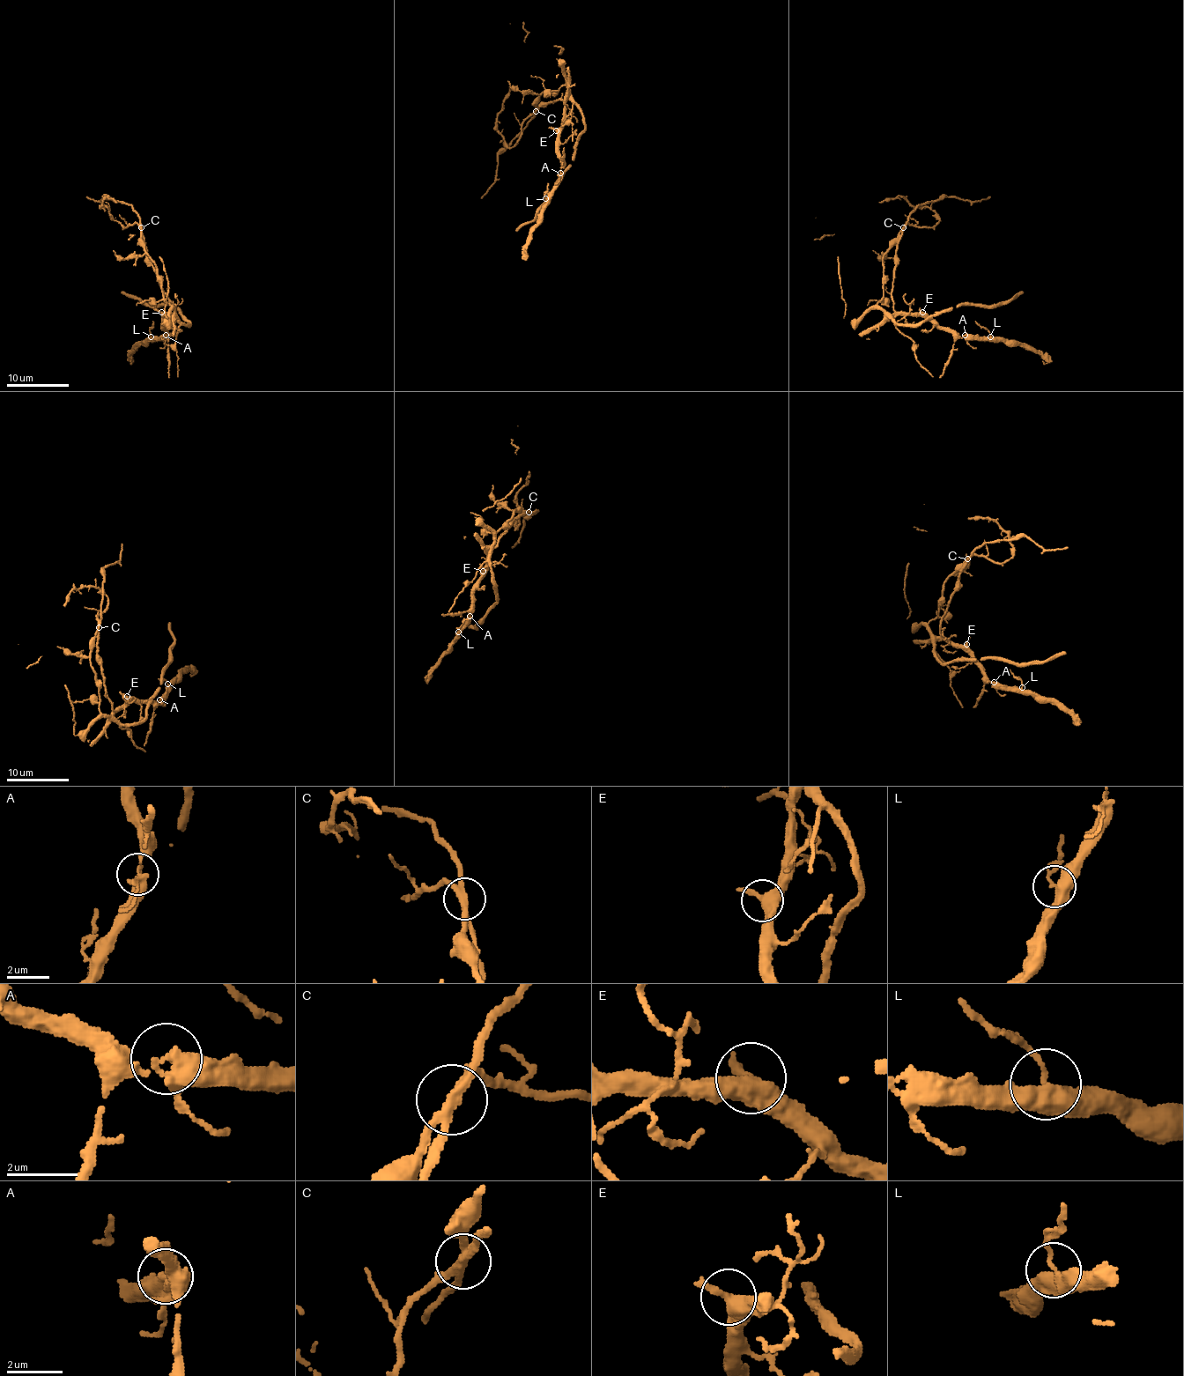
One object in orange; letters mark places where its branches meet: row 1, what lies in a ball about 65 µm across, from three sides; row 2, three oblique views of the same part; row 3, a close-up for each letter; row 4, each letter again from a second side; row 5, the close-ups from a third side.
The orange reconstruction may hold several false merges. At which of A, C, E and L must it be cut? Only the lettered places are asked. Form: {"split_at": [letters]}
{"split_at": ["C"]}

